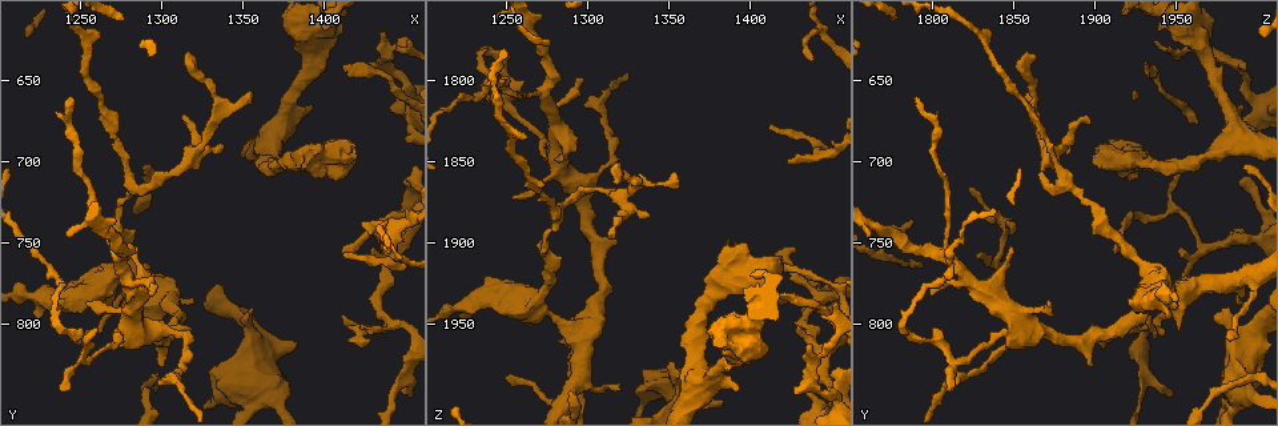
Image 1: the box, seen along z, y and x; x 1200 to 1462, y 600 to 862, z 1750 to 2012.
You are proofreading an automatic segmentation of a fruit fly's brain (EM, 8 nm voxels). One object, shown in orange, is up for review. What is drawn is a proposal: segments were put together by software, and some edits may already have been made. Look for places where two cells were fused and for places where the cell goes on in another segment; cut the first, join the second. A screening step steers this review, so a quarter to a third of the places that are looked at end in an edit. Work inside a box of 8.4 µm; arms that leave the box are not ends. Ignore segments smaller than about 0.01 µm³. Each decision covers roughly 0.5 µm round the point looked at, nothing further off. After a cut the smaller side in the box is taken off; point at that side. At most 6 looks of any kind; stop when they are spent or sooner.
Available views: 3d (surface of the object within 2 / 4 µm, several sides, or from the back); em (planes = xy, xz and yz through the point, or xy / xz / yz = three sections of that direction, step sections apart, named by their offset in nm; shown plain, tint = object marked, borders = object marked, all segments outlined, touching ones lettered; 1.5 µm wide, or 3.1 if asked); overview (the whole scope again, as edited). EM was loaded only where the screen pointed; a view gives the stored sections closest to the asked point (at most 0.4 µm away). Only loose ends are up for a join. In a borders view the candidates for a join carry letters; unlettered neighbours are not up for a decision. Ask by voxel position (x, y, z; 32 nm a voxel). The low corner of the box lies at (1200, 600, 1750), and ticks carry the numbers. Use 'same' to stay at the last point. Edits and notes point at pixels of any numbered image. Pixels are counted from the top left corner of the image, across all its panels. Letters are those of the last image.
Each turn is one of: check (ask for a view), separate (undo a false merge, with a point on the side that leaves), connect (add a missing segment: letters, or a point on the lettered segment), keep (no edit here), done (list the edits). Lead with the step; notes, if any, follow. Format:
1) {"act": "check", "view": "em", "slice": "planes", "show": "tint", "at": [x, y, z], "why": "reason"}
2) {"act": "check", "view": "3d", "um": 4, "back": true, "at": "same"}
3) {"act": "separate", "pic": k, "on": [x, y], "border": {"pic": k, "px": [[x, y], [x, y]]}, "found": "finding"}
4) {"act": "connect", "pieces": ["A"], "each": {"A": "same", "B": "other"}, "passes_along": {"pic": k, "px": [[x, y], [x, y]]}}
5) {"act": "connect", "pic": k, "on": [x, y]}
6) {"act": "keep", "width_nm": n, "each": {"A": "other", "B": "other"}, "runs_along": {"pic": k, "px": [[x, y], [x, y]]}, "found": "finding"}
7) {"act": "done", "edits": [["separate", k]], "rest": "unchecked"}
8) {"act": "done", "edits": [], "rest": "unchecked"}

{"act": "check", "view": "em", "slice": "planes", "show": "borders", "at": [1274, 810, 1836], "why": "sudden change in width"}

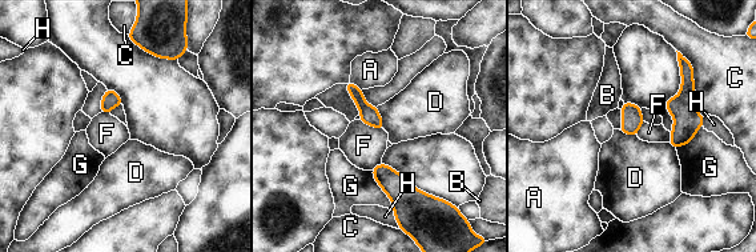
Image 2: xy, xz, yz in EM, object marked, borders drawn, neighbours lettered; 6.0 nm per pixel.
{"act": "keep", "width_nm": 110, "each": {"A": "other", "B": "other", "C": "other", "D": "other", "F": "other", "G": "other", "H": "other"}, "border": {"pic": 2, "px": [[376, 107], [385, 128]]}, "found": "all the same cell"}

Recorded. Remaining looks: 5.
{"act": "check", "view": "3d", "um": 4, "at": [1428, 808, 1902], "why": "thin end"}

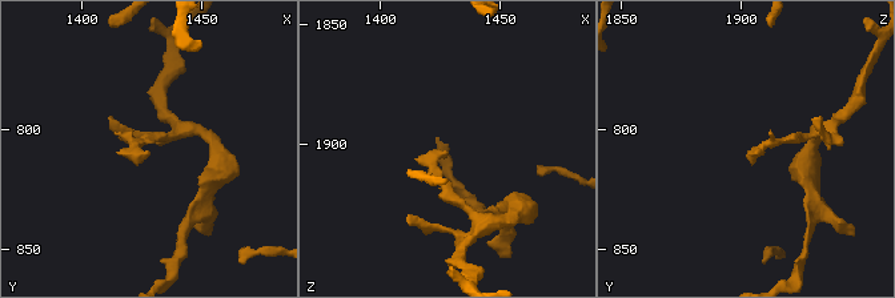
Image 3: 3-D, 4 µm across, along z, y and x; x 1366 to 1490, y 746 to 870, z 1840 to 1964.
{"act": "check", "view": "em", "slice": "planes", "show": "borders", "at": [1428, 810, 1902]}

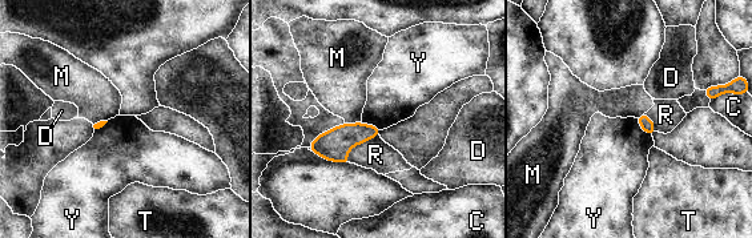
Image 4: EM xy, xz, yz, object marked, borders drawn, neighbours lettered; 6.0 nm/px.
{"act": "keep", "each": {"C": "other", "D": "other", "M": "other", "R": "other", "T": "other", "Y": "other"}, "border": {"pic": 4, "px": [[636, 118], [638, 124], [651, 134]]}, "found": "none of them fits"}

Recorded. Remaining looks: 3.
{"act": "check", "view": "3d", "um": 4, "back": true, "at": [1278, 714, 1880], "why": "three-way junction"}

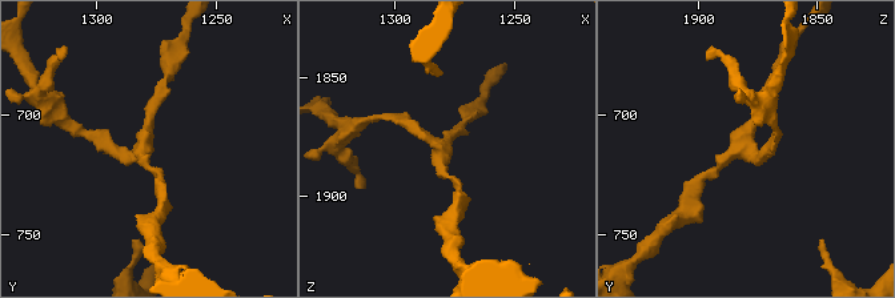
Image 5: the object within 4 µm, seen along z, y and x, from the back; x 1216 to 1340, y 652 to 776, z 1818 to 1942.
{"act": "check", "view": "em", "slice": "xy", "step": 4, "show": "tint", "at": [1281, 713, 1882], "arms": 3}

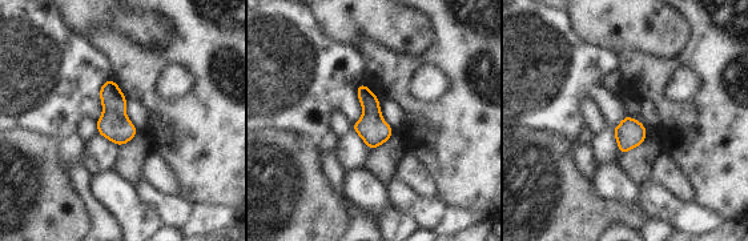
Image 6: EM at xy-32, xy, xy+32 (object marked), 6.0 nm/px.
{"act": "check", "view": "em", "slice": "xy", "step": 4, "show": "borders", "at": "same"}

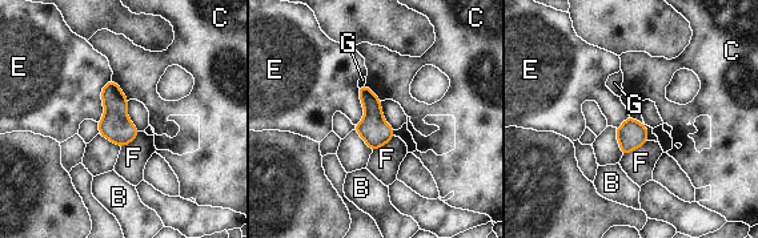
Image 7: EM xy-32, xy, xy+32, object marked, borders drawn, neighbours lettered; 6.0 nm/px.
{"act": "keep", "width_nm": 120, "each": {"B": "other", "C": "other", "E": "other", "F": "other", "G": "other"}, "border": {"pic": 7, "px": [[648, 141], [622, 156]]}, "found": "all the same cell"}

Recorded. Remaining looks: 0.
{"act": "done", "edits": [], "rest": "unchecked"}

